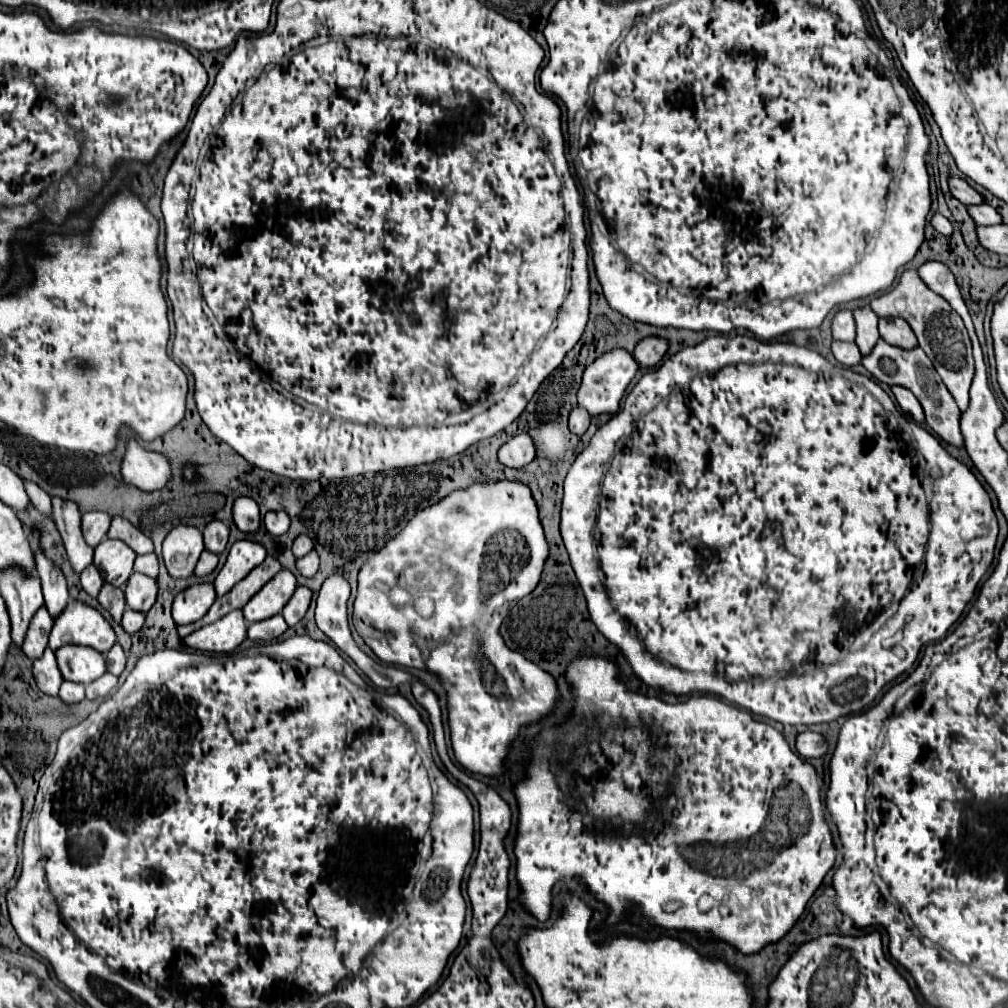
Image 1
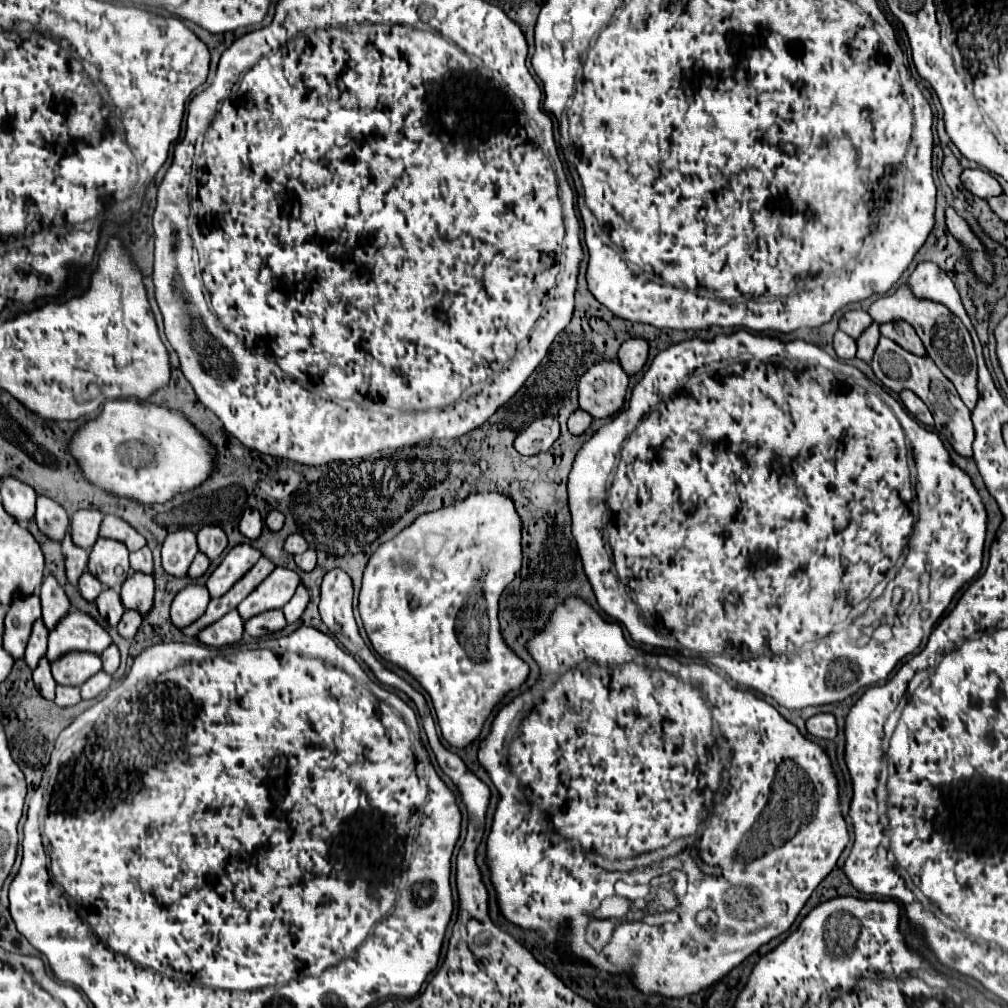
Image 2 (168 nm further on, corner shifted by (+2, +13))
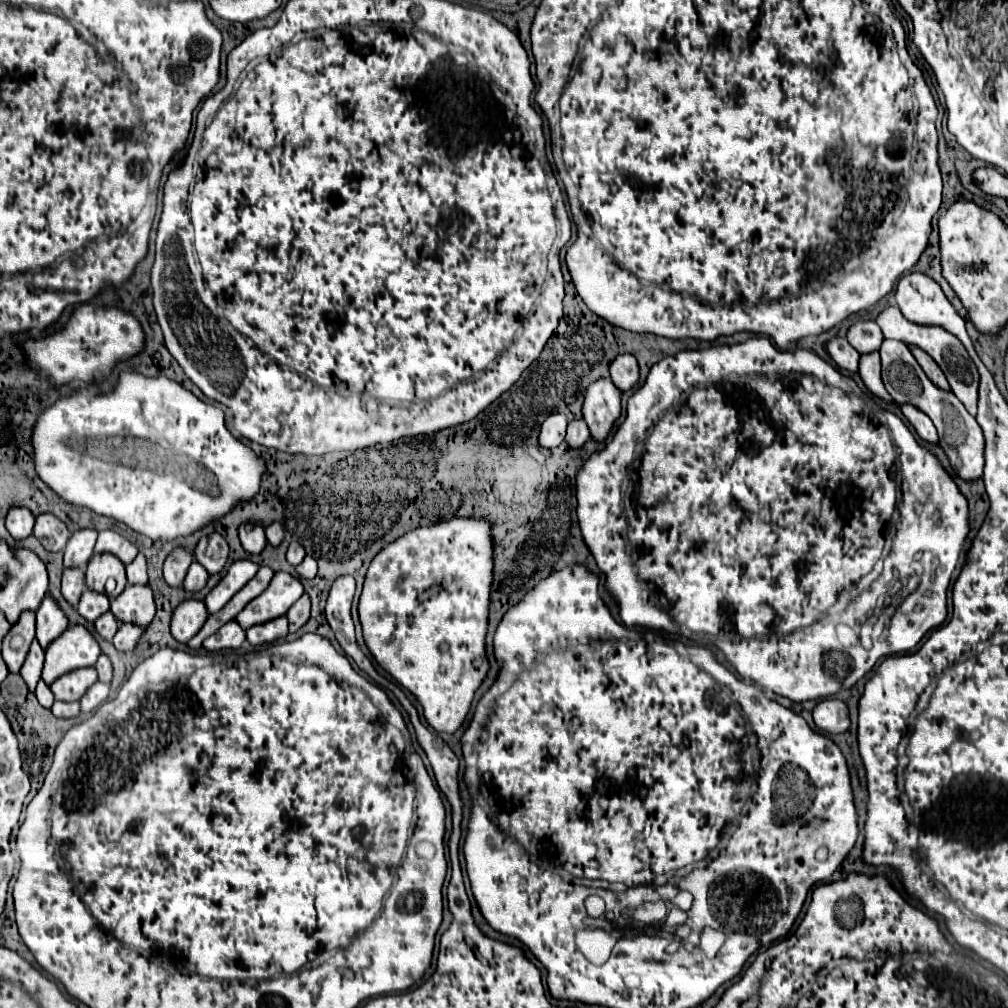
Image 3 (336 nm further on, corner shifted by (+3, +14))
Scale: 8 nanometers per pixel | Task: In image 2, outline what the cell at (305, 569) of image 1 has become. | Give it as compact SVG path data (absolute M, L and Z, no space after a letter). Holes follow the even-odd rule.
M305 550L305 554L297 554L295 556L295 564L303 570L303 572L311 572L315 568L315 562L317 562L317 554L315 550Z

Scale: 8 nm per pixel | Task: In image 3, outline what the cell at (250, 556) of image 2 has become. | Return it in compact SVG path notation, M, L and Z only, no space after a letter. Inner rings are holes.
M236 561L228 569L228 573L222 577L222 581L206 595L204 603L210 615L218 613L258 571L258 565L252 561Z

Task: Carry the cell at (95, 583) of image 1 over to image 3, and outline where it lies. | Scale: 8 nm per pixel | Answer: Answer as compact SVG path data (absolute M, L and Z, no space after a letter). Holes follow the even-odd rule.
M84 591L82 593L82 599L80 599L80 603L78 603L78 613L86 619L86 621L90 621L90 623L94 623L100 615L104 615L106 611L110 609L110 601L108 601L108 597L104 597L102 593L92 593L92 591Z

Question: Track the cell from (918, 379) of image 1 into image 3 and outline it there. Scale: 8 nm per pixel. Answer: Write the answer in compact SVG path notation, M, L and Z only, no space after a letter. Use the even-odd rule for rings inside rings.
M884 341L880 347L880 357L882 357L882 381L892 395L892 399L898 405L914 405L922 413L926 413L932 423L936 425L938 437L940 437L940 447L944 449L946 457L950 459L950 467L956 471L956 475L964 481L974 481L982 477L982 467L984 467L984 437L982 429L976 423L972 415L966 413L964 405L956 399L954 393L936 389L932 381L926 377L914 355L906 345L900 345L900 341Z

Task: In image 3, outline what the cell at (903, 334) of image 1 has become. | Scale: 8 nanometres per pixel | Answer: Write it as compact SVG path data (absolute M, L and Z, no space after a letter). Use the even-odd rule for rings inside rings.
M912 349L912 353L914 353L916 361L920 363L920 367L924 369L924 373L928 375L928 379L930 379L936 387L940 387L940 389L944 389L944 391L950 391L950 385L948 385L948 381L946 381L946 377L944 377L942 369L940 369L922 349Z

